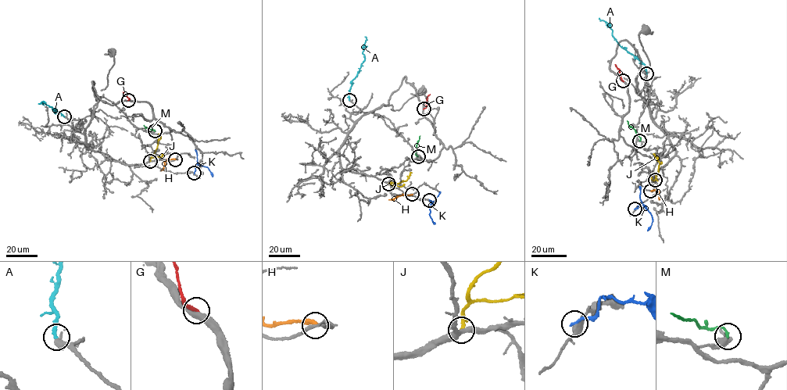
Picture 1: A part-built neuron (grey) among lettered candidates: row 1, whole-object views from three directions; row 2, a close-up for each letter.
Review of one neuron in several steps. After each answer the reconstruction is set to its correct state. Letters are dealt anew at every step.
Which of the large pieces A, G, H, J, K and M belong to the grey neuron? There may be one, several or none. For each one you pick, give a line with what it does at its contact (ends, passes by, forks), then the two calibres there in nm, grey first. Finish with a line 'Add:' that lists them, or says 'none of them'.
A: It ends there. Thickness 500 nm (grey) against 260 nm
Add: A

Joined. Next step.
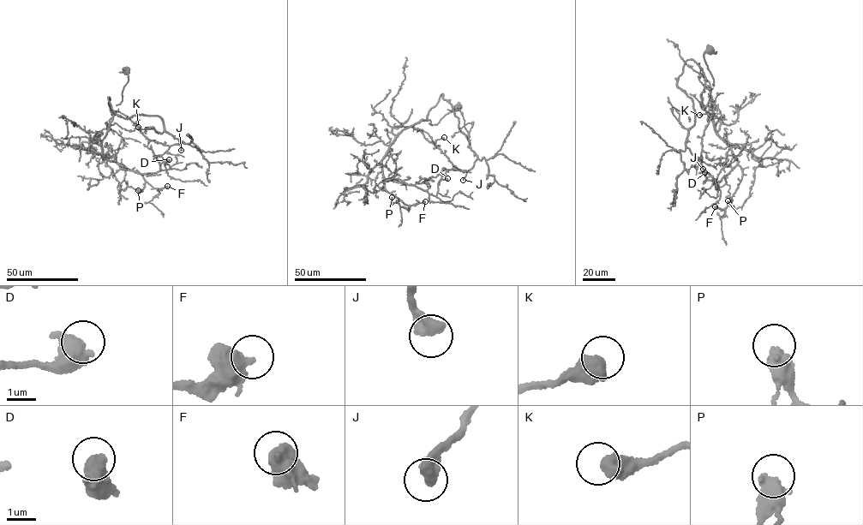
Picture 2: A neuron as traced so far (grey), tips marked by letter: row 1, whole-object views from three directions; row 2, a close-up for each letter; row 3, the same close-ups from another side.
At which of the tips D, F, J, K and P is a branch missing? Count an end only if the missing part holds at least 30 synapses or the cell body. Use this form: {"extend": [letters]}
{"extend": ["J"]}

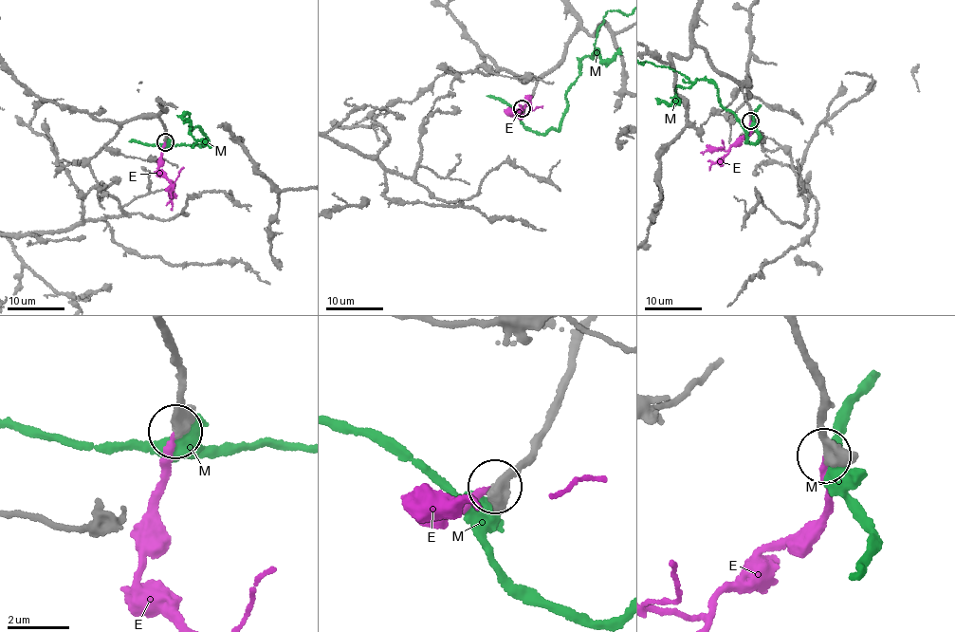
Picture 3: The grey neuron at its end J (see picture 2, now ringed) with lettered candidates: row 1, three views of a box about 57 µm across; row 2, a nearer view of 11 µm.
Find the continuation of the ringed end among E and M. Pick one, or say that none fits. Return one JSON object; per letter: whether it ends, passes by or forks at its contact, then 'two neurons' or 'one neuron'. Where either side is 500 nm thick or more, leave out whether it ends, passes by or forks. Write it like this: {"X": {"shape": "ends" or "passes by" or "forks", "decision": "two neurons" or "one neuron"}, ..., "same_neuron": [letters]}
{"E": {"decision": "one neuron"}, "M": {"decision": "two neurons"}, "same_neuron": ["E"]}

